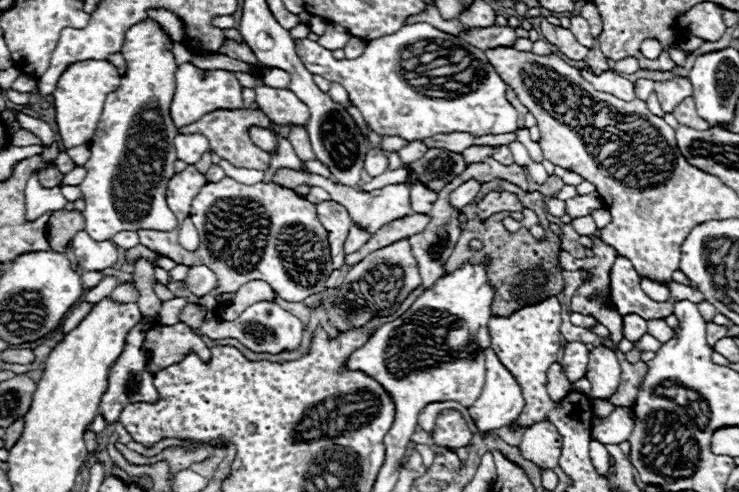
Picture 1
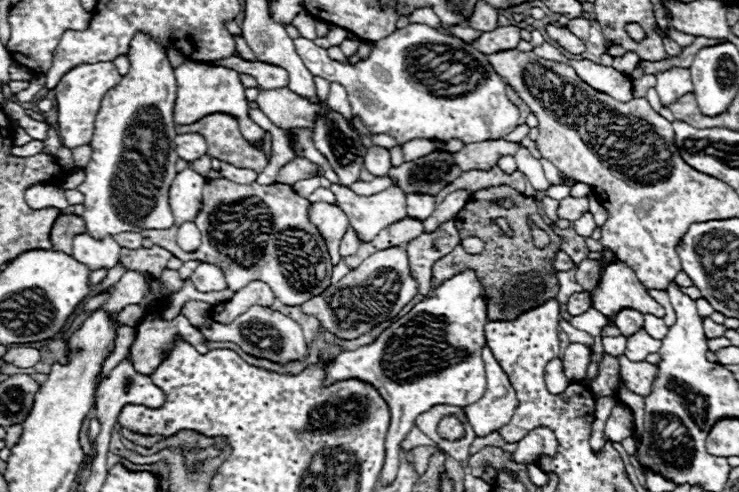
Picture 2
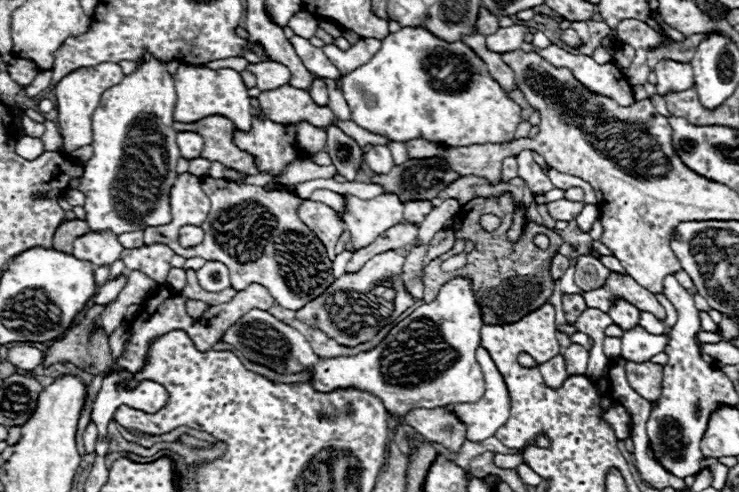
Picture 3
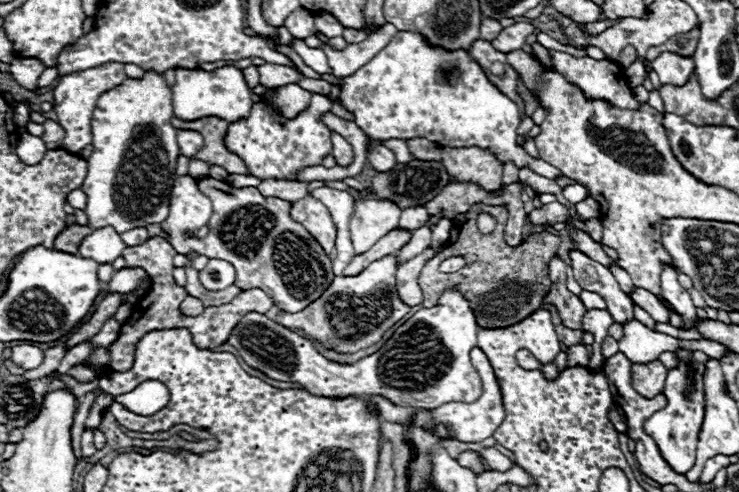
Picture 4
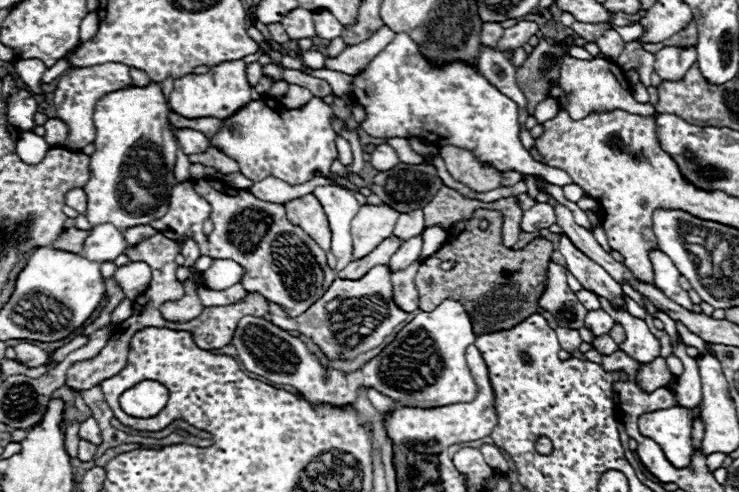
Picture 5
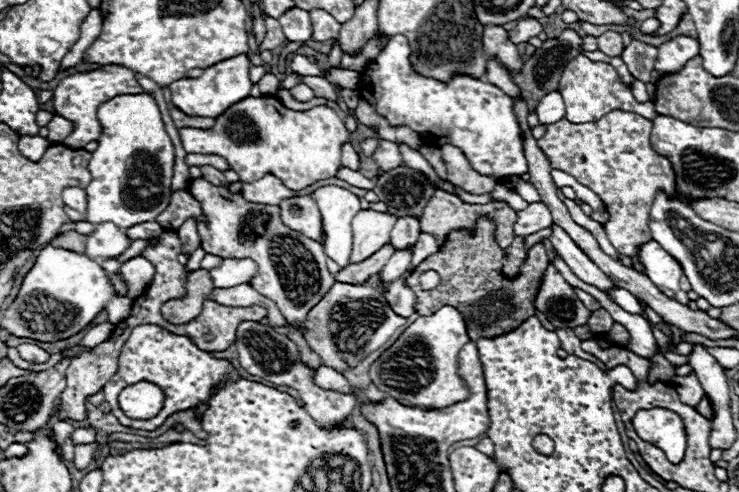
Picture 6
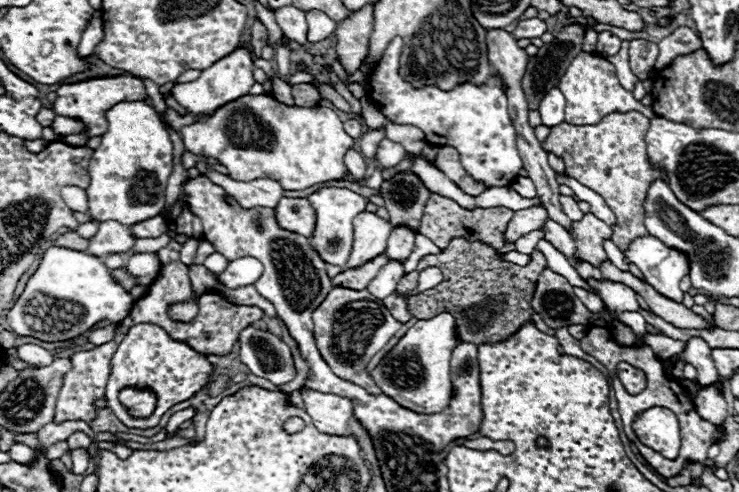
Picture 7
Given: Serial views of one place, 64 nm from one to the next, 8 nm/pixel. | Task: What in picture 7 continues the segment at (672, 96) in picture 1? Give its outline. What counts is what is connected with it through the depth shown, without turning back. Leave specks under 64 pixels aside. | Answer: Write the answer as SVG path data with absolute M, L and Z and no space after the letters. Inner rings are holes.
M682 26L682 28L674 30L668 38L658 42L658 48L660 48L660 56L658 56L656 64L654 64L656 70L668 68L668 64L672 64L672 60L676 56L686 56L686 54L692 54L692 52L700 50L702 42L700 42L696 32Z

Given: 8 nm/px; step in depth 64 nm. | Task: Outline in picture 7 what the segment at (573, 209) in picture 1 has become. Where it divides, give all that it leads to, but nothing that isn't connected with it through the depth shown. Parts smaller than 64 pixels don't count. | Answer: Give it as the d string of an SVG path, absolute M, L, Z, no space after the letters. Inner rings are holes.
M530 206L526 210L514 212L514 218L510 220L508 230L506 230L506 240L516 242L520 236L542 228L544 220L548 220L548 212L542 206Z

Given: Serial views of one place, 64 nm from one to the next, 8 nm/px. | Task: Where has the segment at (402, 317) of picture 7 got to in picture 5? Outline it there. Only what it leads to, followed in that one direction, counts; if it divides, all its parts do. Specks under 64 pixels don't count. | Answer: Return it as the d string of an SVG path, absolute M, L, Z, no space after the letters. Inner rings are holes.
M420 260L412 262L408 268L394 272L392 274L392 286L394 286L394 302L406 310L406 312L414 312L418 308L418 290L414 286L414 278L416 272L420 268Z

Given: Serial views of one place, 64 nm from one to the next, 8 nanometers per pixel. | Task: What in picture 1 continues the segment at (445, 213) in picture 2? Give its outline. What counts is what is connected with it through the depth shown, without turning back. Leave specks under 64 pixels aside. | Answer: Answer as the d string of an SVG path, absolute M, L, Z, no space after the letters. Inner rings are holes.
M468 180L468 182L464 182L460 188L456 188L456 190L450 194L452 206L464 208L468 202L472 202L472 200L478 196L480 188L482 188L482 184L480 184L478 180Z

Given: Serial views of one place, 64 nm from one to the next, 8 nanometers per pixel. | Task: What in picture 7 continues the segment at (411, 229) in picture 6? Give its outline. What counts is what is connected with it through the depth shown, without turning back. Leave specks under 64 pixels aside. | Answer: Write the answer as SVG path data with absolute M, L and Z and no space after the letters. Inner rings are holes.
M396 226L388 238L388 246L386 246L388 256L406 260L414 248L414 238L416 238L414 230L404 228L404 226Z

